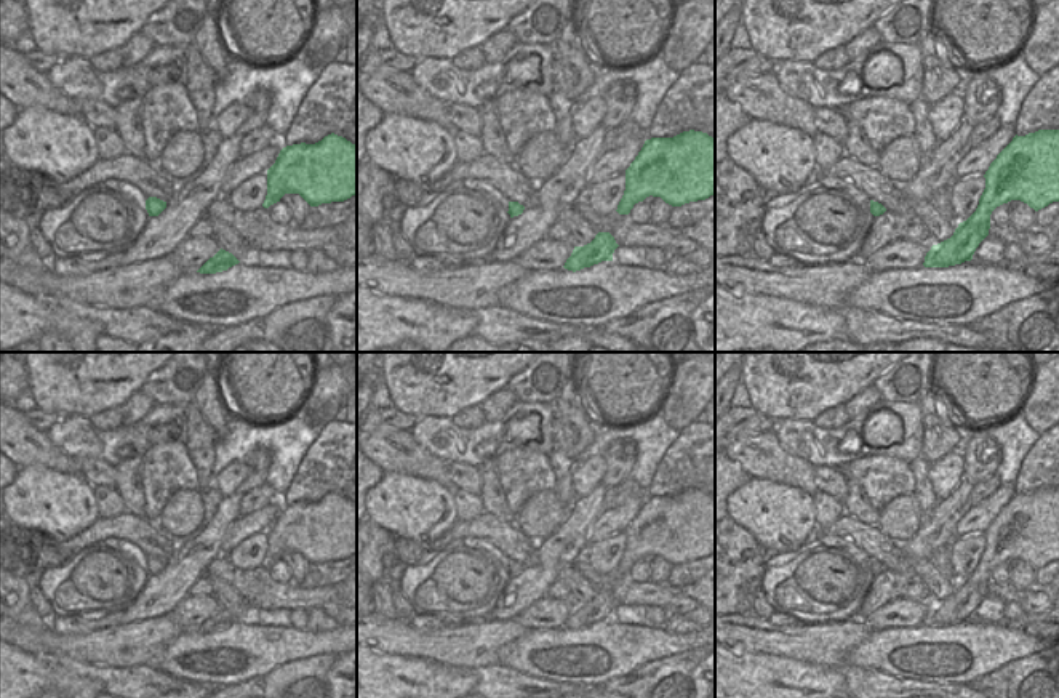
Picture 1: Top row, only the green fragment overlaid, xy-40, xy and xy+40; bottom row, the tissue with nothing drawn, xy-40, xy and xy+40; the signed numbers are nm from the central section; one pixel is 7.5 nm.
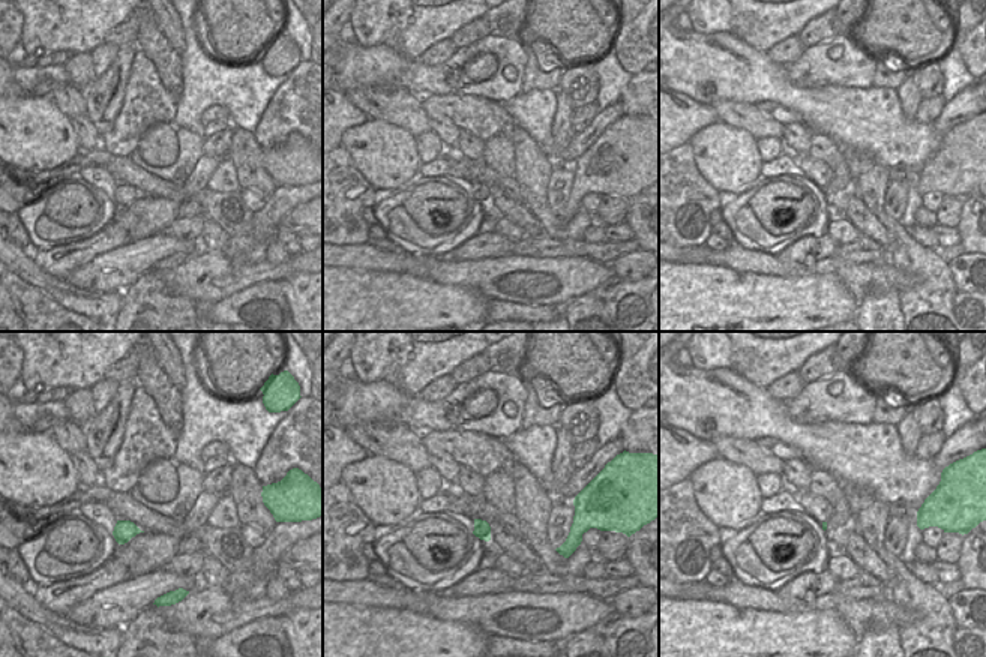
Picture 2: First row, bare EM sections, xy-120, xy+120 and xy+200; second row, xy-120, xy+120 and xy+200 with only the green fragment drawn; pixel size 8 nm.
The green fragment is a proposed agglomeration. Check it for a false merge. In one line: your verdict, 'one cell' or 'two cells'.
one cell

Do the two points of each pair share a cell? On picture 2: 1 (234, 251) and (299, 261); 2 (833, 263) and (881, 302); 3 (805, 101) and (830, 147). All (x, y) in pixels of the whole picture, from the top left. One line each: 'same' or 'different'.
1: different
2: different
3: different

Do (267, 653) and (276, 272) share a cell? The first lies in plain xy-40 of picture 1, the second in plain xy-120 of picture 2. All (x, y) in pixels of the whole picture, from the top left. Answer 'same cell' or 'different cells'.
same cell

